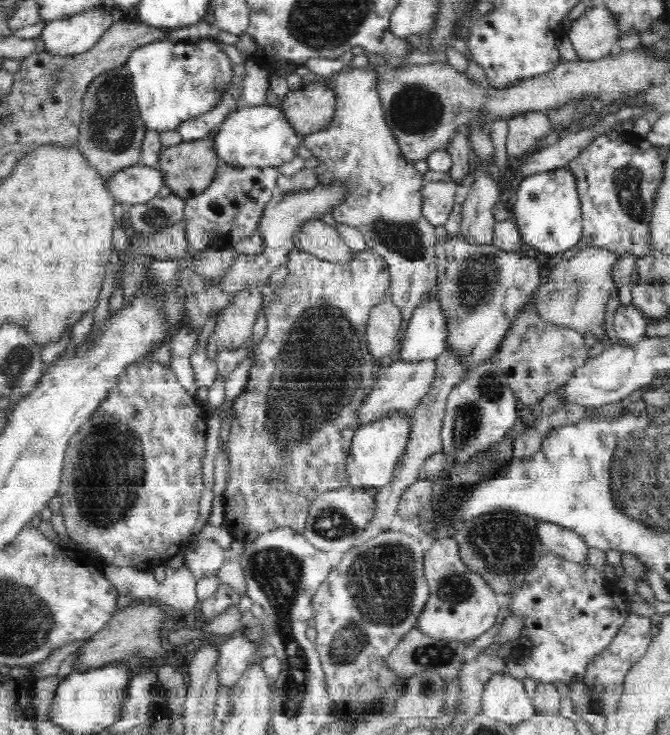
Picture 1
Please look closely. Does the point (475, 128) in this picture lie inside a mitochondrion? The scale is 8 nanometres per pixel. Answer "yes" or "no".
no

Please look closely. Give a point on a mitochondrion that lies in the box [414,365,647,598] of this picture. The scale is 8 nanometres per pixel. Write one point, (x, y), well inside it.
(515, 539)

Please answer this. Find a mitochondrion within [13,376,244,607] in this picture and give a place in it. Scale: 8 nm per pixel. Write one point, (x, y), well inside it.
(107, 481)

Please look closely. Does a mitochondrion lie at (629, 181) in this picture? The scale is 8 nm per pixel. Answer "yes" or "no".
yes

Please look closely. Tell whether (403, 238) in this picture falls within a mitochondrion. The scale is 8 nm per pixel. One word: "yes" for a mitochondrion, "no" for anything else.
yes

